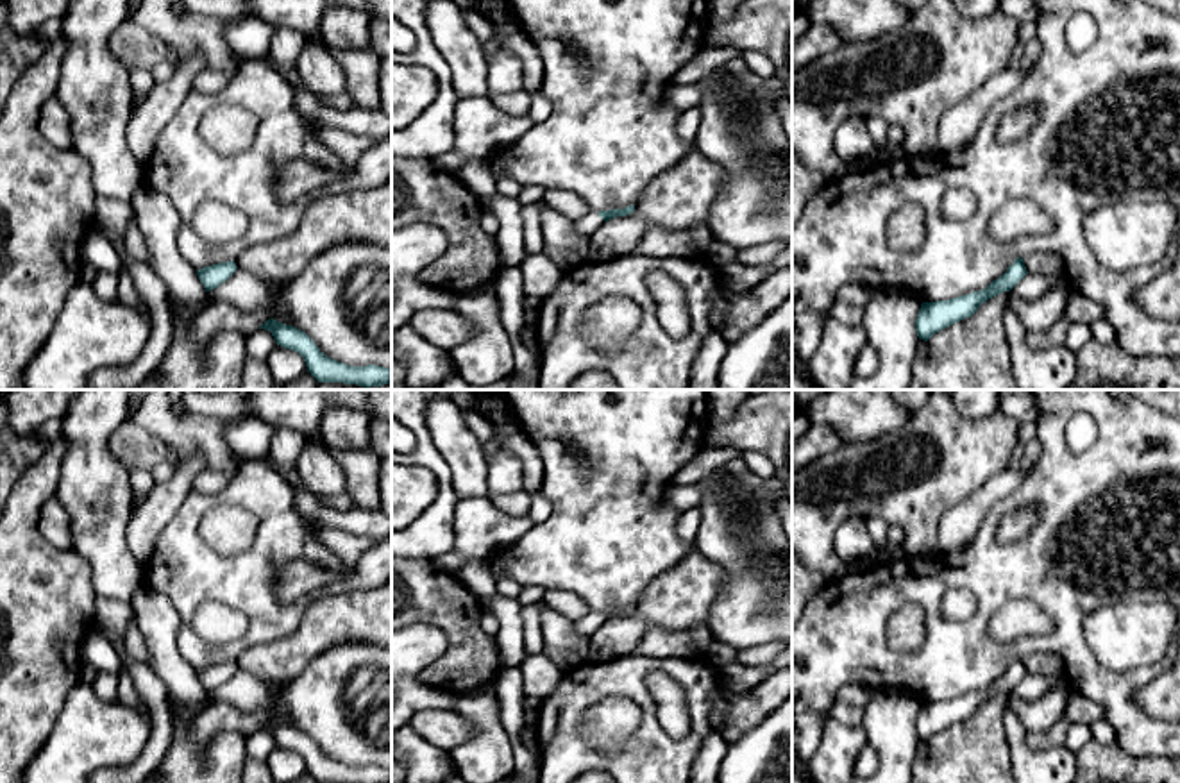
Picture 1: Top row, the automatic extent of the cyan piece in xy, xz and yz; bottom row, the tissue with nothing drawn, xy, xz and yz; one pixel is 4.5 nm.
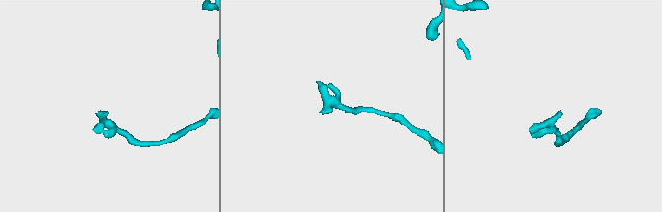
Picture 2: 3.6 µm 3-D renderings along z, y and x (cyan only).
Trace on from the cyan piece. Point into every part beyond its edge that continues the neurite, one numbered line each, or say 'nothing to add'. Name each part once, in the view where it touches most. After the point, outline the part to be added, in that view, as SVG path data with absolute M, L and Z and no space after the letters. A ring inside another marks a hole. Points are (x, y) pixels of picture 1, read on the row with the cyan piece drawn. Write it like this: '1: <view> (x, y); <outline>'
1: xz (589, 224); M592 211L574 222L577 231L585 236L592 236L604 223L604 220L599 216L599 211Z

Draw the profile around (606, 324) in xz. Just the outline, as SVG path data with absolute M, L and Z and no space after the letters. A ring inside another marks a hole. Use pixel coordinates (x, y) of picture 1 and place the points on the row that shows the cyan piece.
M604 297L585 311L579 329L601 354L615 354L642 324L642 307L626 297Z

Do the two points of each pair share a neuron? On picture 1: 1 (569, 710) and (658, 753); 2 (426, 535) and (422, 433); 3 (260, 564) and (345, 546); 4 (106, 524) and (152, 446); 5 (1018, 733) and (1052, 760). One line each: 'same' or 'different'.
1: same
2: same
3: different
4: different
5: same

